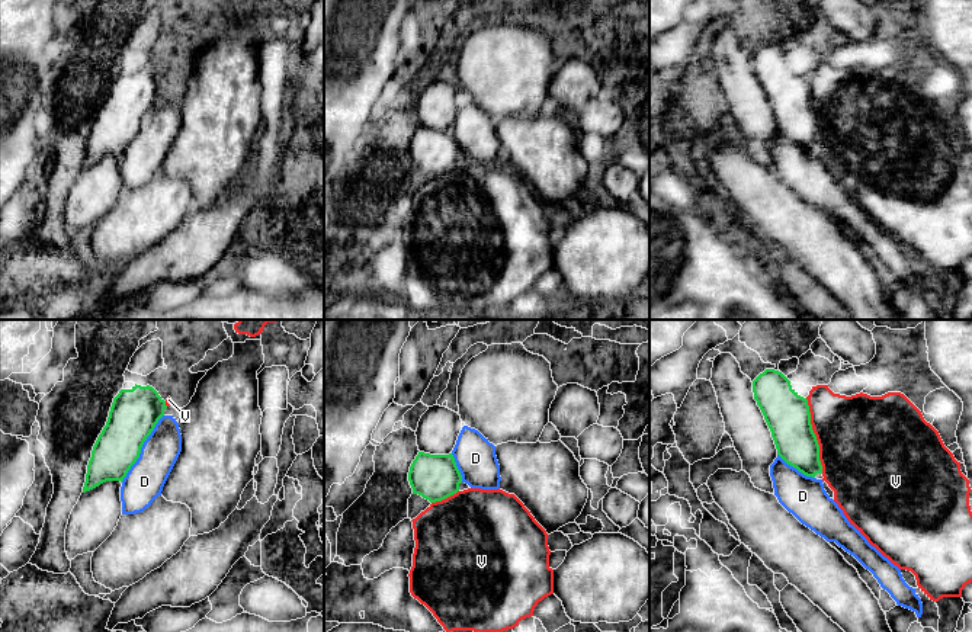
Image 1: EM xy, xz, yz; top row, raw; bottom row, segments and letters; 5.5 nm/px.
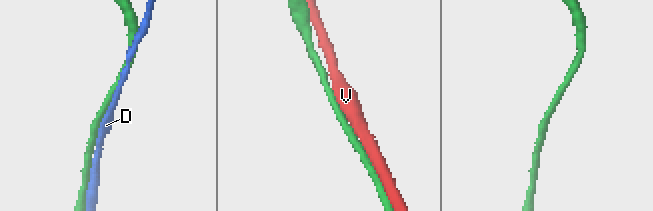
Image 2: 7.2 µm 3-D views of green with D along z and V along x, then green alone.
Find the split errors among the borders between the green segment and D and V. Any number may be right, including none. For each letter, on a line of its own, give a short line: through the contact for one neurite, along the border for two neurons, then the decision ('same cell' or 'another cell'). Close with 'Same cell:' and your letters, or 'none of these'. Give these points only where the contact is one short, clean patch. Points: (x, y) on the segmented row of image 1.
D: another cell
V: another cell
Same cell: none of these

